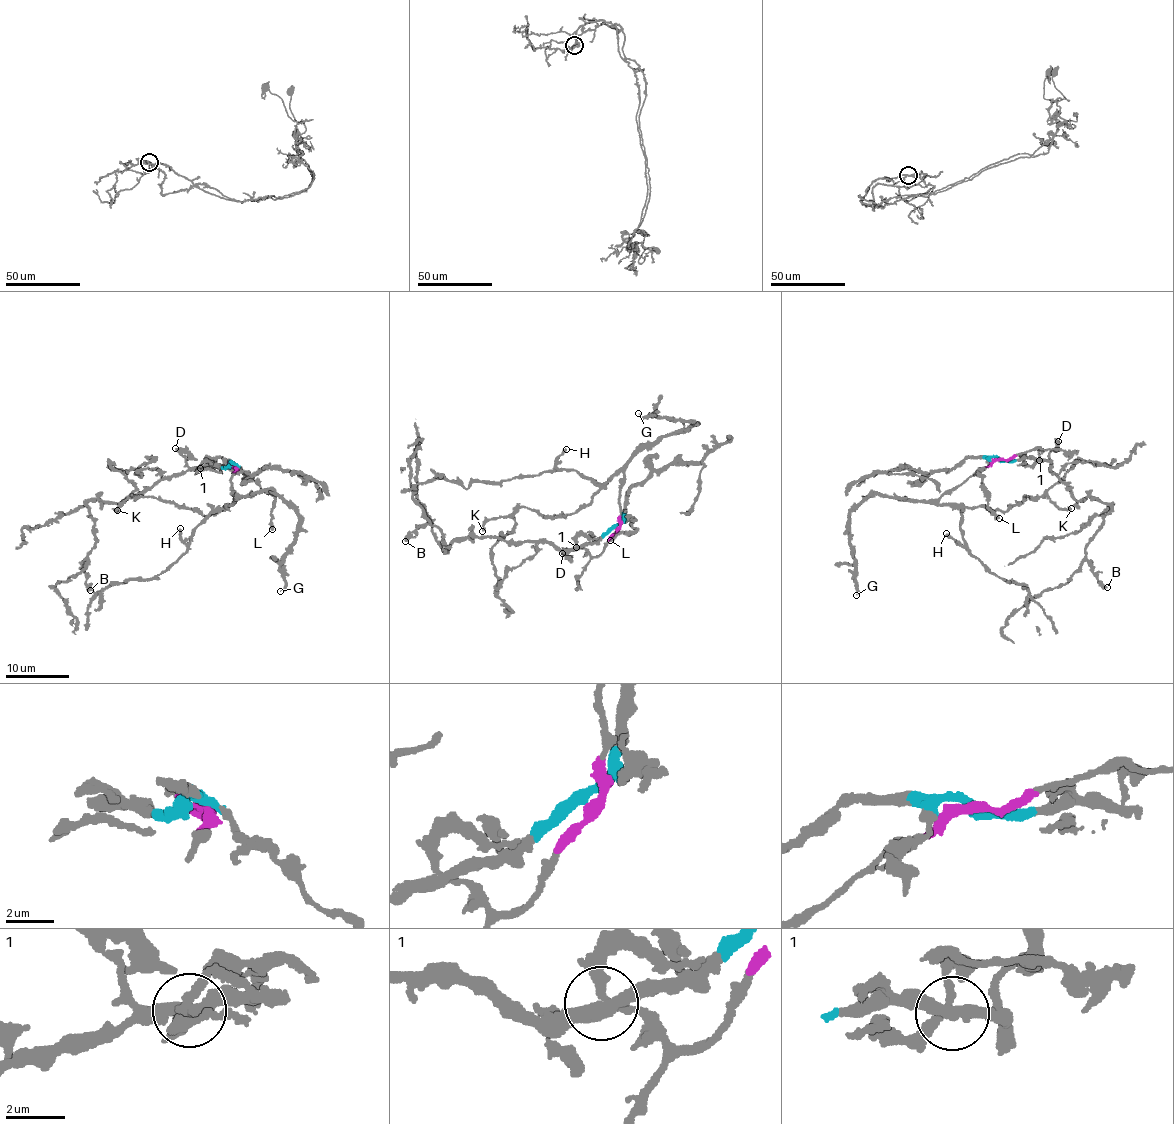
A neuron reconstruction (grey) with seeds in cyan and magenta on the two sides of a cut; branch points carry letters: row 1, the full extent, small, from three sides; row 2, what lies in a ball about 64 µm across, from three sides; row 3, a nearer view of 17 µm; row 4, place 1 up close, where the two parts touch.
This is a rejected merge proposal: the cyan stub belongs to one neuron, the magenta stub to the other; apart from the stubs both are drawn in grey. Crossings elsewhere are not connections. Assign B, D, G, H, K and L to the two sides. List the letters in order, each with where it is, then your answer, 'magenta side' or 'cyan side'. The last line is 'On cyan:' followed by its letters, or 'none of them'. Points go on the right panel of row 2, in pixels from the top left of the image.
B: (1107, 587) | cyan side
D: (1058, 441) | cyan side
G: (856, 595) | magenta side
H: (946, 533) | magenta side
K: (1071, 508) | magenta side
L: (999, 518) | cyan side
On cyan: B, D, L

